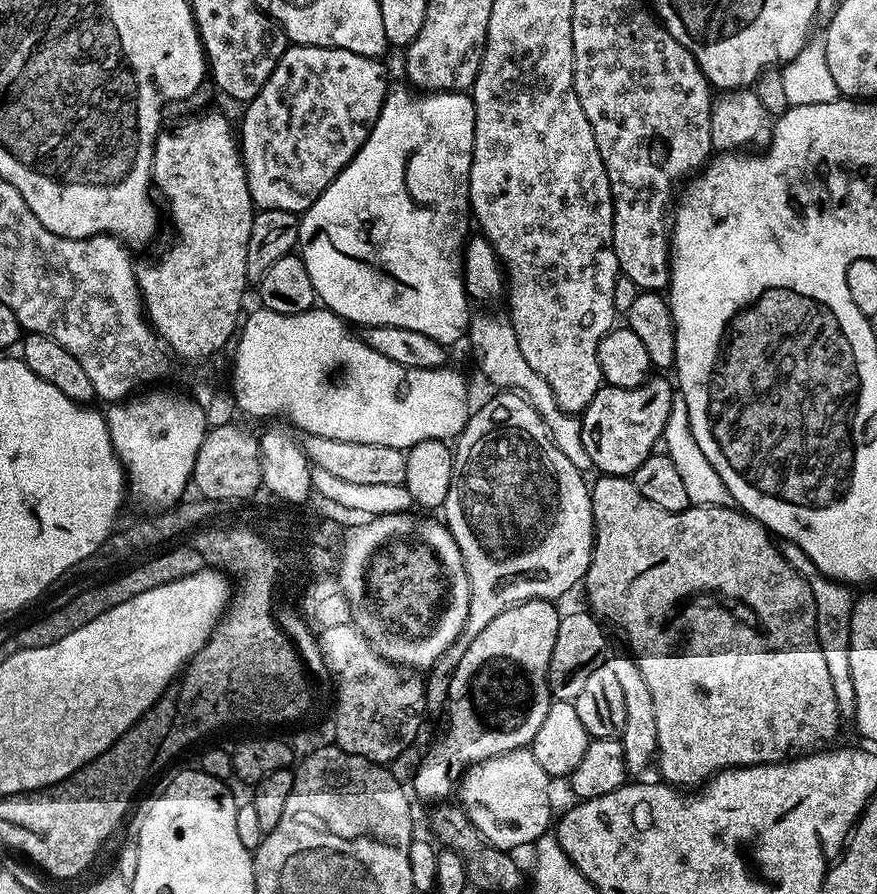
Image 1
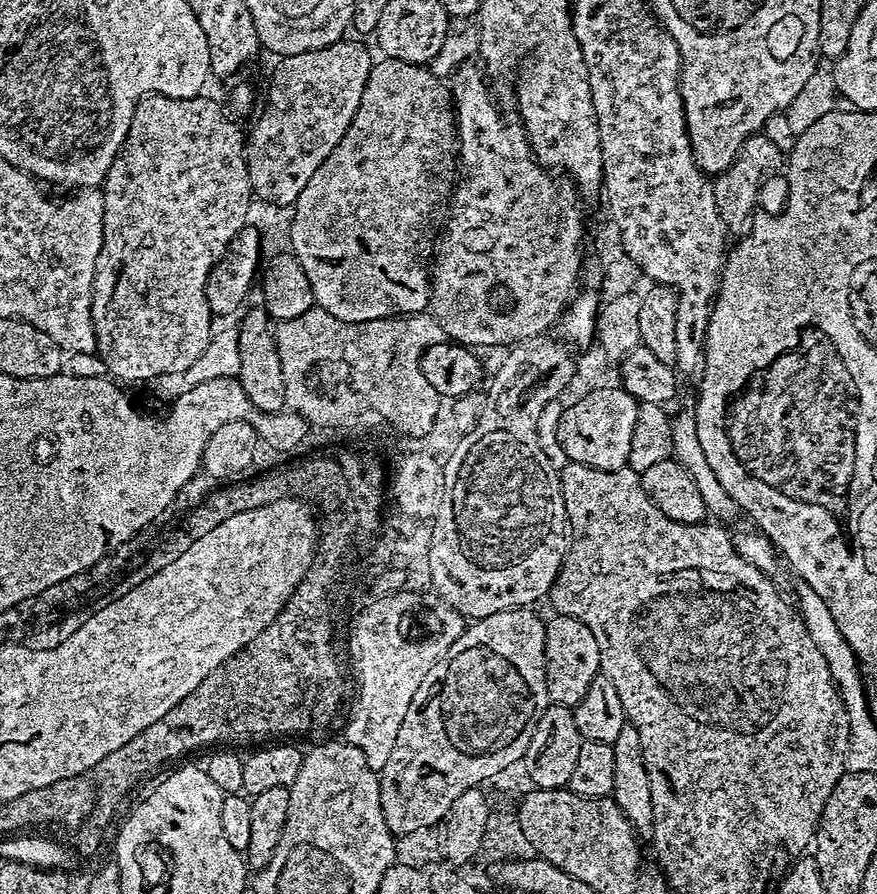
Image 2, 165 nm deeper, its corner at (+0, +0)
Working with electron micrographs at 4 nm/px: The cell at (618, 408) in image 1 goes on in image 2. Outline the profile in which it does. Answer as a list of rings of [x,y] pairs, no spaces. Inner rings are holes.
[[[621,386],[594,390],[561,414],[561,420],[554,427],[554,438],[560,442],[559,451],[574,464],[611,472],[627,468],[637,411],[638,401]]]

